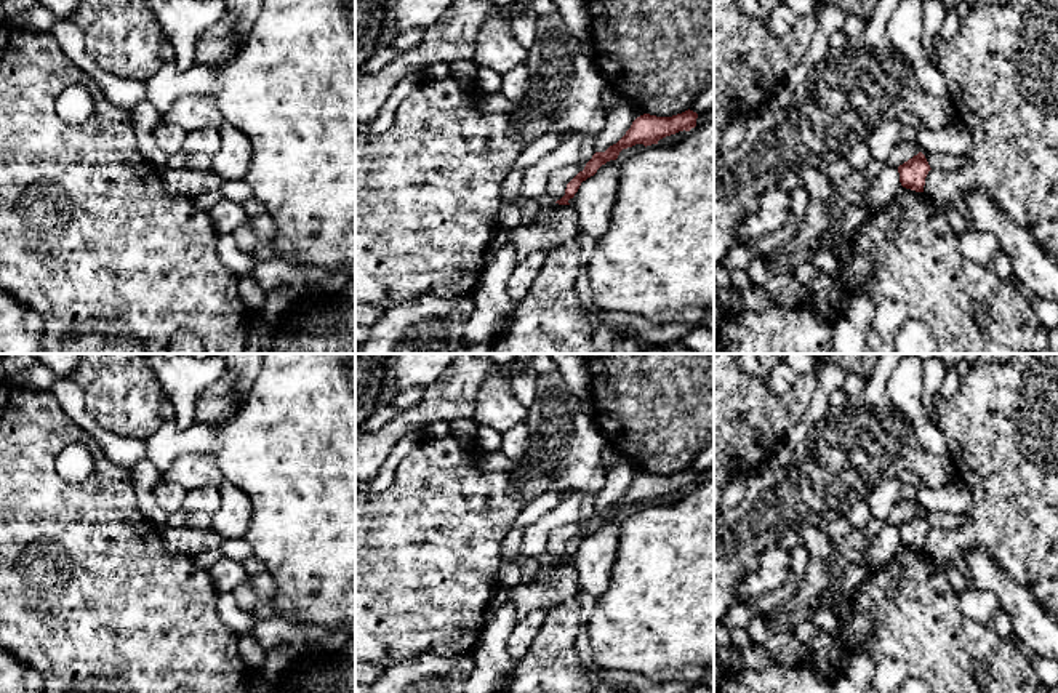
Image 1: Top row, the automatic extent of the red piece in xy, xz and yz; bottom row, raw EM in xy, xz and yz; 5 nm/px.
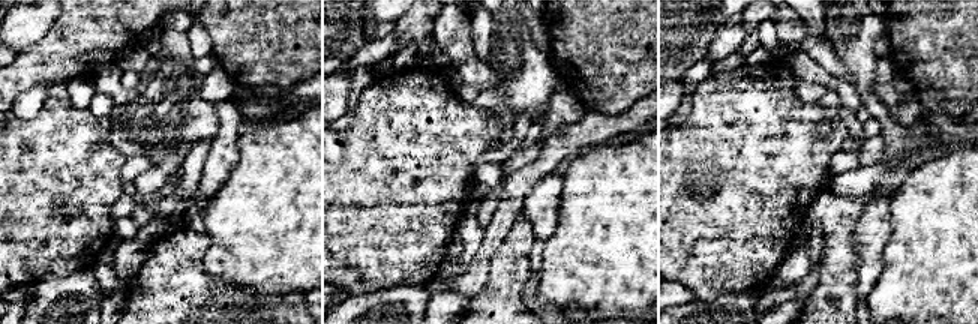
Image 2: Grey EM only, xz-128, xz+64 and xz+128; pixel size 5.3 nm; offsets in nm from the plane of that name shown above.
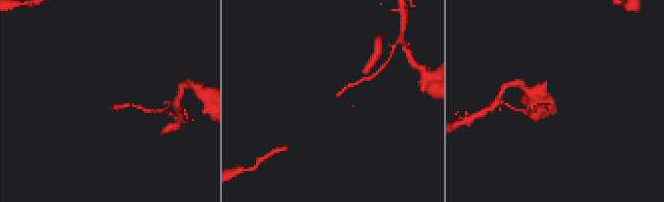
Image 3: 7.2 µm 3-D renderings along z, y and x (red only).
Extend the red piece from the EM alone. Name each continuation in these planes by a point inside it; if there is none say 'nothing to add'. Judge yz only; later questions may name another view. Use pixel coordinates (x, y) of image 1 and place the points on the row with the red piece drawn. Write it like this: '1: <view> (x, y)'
1: yz (946, 162)

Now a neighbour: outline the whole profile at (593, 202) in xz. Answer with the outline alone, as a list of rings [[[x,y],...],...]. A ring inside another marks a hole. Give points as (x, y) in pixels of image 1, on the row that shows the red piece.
[[[610,160],[594,176],[581,182],[571,200],[579,232],[587,234],[595,242],[608,229],[618,182],[619,163],[618,160]]]

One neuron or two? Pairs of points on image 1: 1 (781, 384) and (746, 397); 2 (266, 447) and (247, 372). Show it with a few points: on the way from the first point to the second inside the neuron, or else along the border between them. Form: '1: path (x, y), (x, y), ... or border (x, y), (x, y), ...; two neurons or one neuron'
1: border (762, 380), (772, 392), (788, 392); two neurons
2: border (260, 370), (239, 410); two neurons

